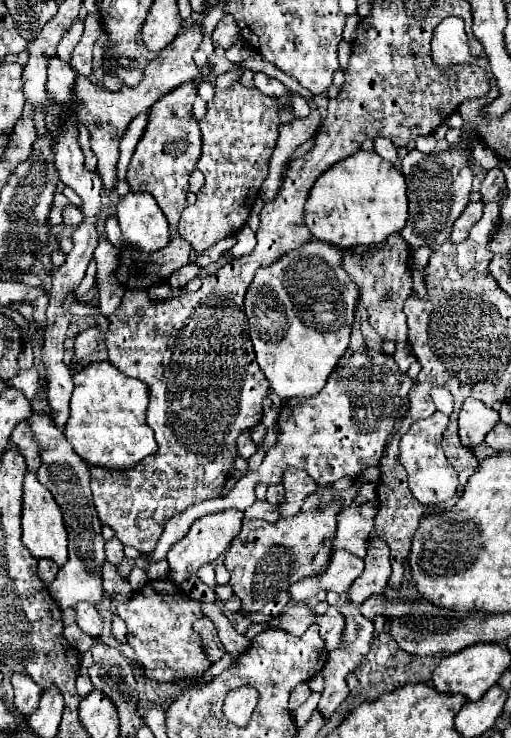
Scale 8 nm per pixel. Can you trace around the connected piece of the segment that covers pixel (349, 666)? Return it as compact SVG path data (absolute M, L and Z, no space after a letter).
M327 593L327 603L335 609L339 609L339 613L345 617L345 627L343 627L343 633L341 633L341 643L337 649L329 651L329 659L321 671L323 679L325 679L325 689L321 693L321 699L319 699L319 705L317 705L317 711L323 715L323 719L327 721L335 711L337 707L349 697L349 687L347 687L347 675L351 671L355 671L361 663L361 659L367 655L367 651L370 651L370 642L373 638L374 622L369 619L365 619L359 609L352 604L349 599L349 593L345 595L337 595L337 593Z

